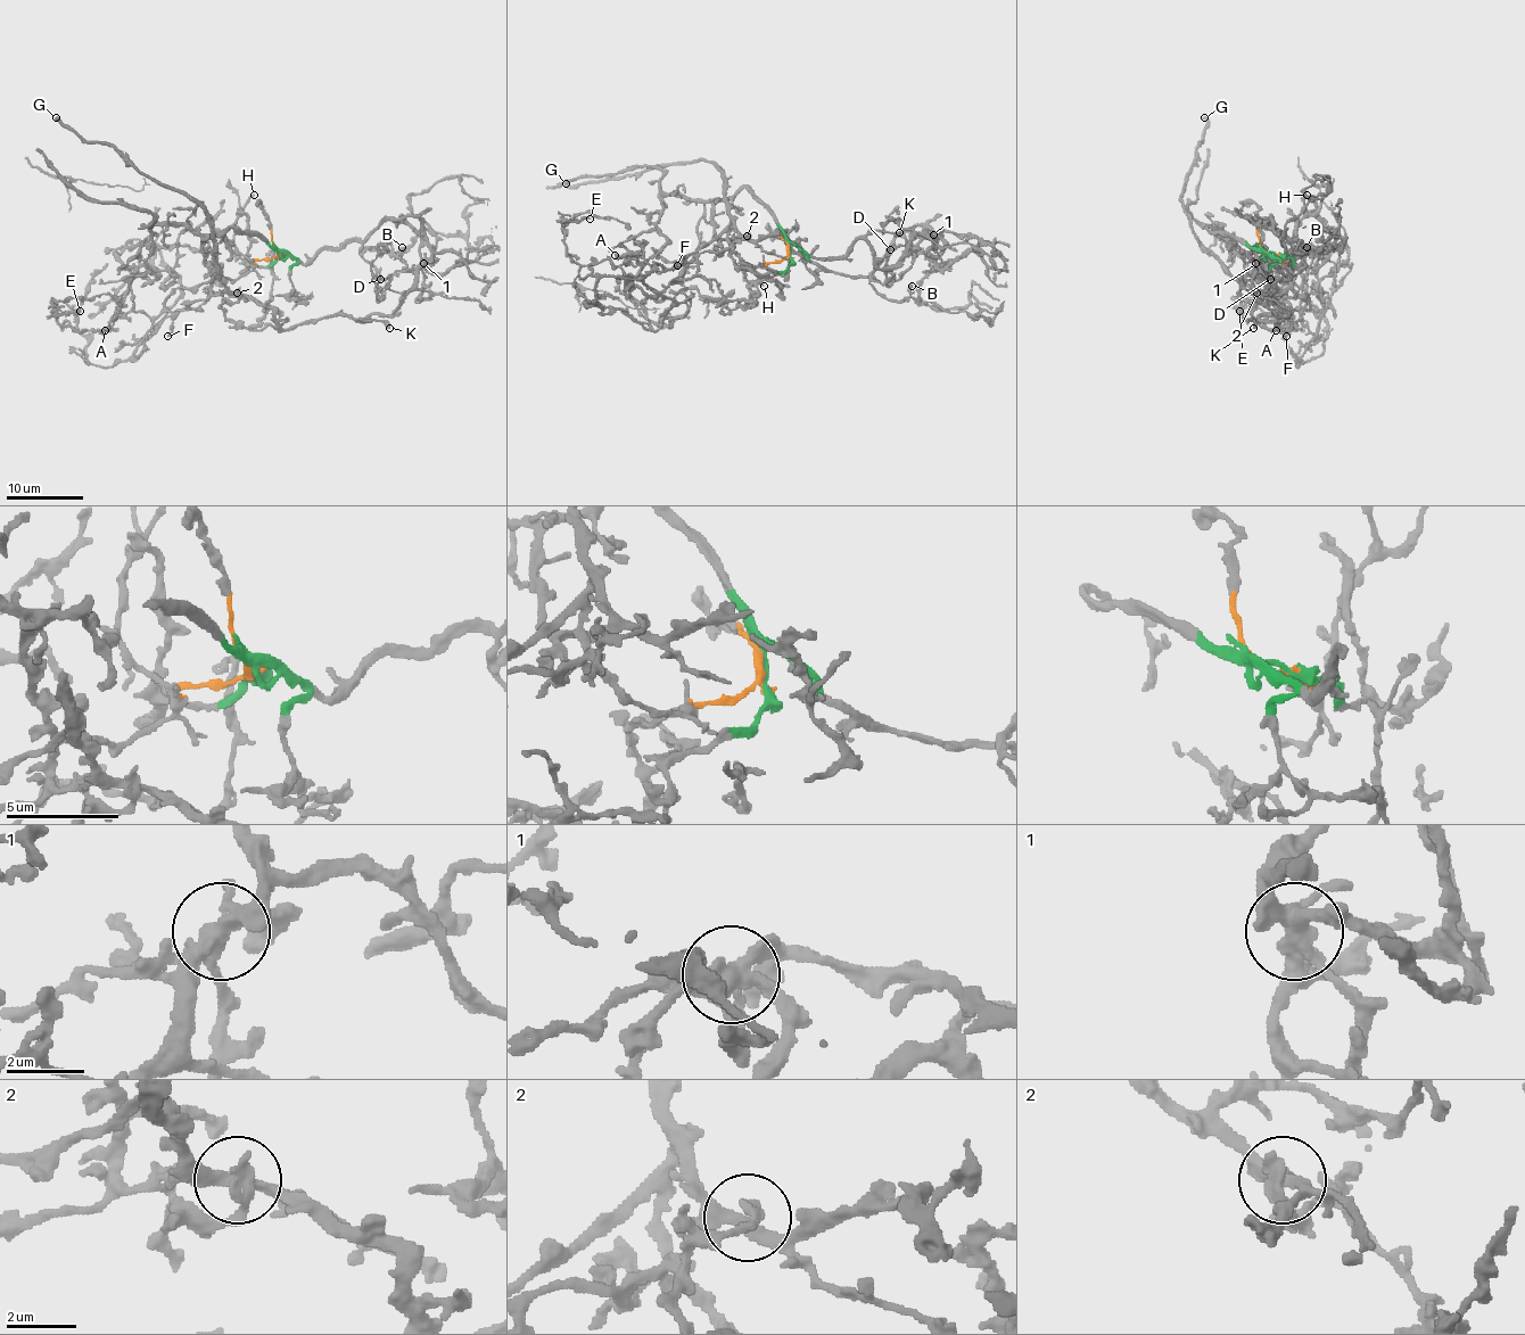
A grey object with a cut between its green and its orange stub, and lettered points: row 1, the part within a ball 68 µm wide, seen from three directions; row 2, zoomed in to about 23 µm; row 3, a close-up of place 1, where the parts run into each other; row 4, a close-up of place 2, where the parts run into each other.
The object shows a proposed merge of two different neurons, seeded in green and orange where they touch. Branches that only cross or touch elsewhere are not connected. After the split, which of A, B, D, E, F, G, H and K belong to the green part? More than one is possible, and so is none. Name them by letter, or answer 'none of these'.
B, D, E

